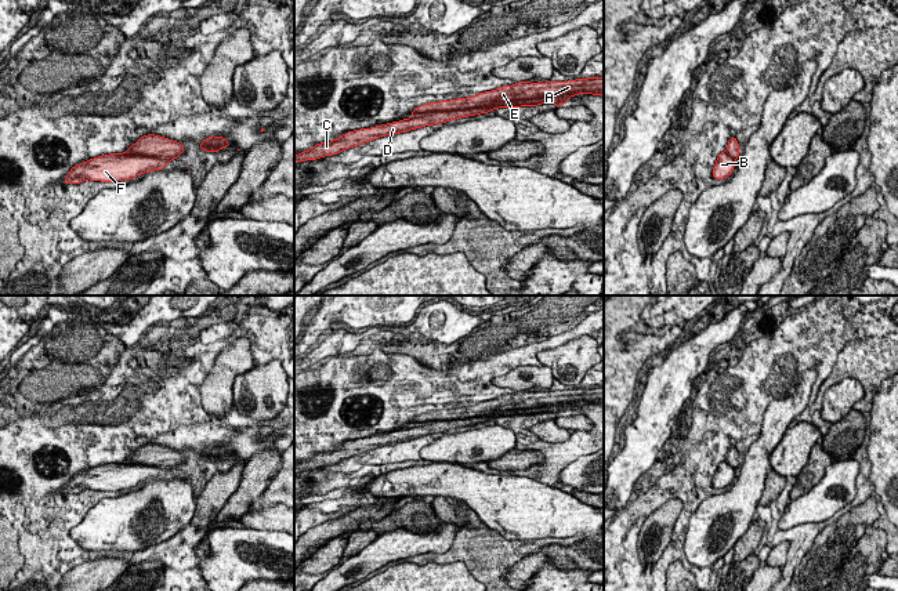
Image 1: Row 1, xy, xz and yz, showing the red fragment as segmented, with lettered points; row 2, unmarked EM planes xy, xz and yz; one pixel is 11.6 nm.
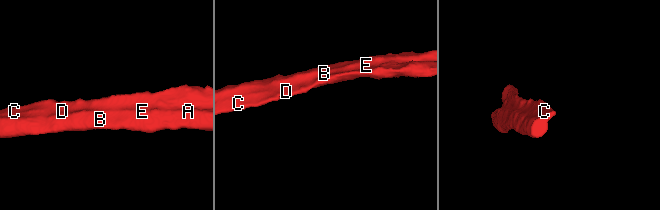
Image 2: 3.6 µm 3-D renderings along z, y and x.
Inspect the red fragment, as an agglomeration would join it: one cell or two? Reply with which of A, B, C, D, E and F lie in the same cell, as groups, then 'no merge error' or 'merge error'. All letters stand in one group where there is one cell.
groups A B E F / C D; merge error

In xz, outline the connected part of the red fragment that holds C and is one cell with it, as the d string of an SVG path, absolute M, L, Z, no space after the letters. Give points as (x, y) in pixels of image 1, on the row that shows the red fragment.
M555 95L555 97L544 97L544 98L533 98L533 99L521 99L513 102L493 104L486 106L471 108L466 110L453 110L453 112L441 112L441 113L430 113L420 117L403 119L401 122L394 122L388 124L381 124L372 128L362 128L355 131L348 131L341 137L336 138L332 142L321 142L312 146L311 149L297 153L294 162L304 160L316 160L323 156L337 155L344 149L350 149L352 146L358 146L367 141L373 141L376 138L384 135L392 135L399 133L406 133L414 128L421 128L424 126L441 124L449 120L456 120L460 117L475 116L479 113L488 113L492 109L497 108L519 108L519 106L537 106L540 104L555 104L557 106L562 106L566 104L566 97Z

